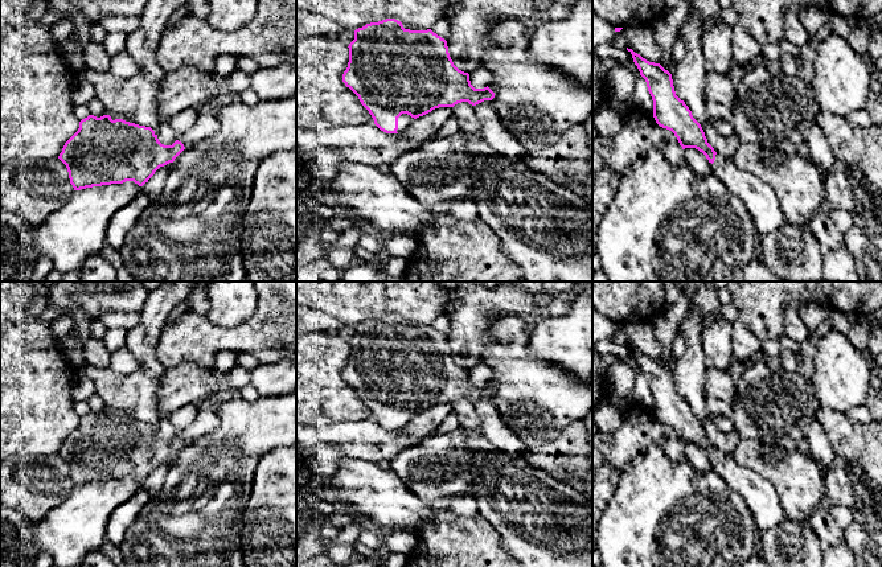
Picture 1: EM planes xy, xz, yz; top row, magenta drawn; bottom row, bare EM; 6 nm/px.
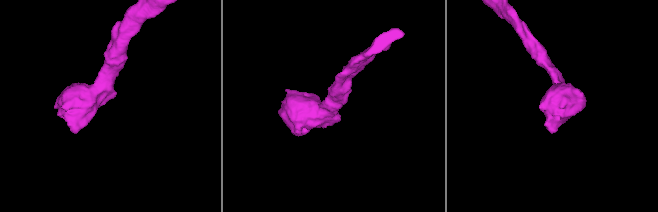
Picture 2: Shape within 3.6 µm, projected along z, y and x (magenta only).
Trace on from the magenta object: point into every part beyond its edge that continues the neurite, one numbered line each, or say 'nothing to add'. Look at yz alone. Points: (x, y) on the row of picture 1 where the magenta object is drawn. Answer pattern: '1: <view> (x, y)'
1: yz (759, 198)

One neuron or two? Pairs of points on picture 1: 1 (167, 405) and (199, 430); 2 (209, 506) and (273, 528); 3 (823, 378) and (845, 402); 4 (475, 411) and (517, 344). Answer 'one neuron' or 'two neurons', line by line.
1: two neurons
2: two neurons
3: one neuron
4: two neurons

